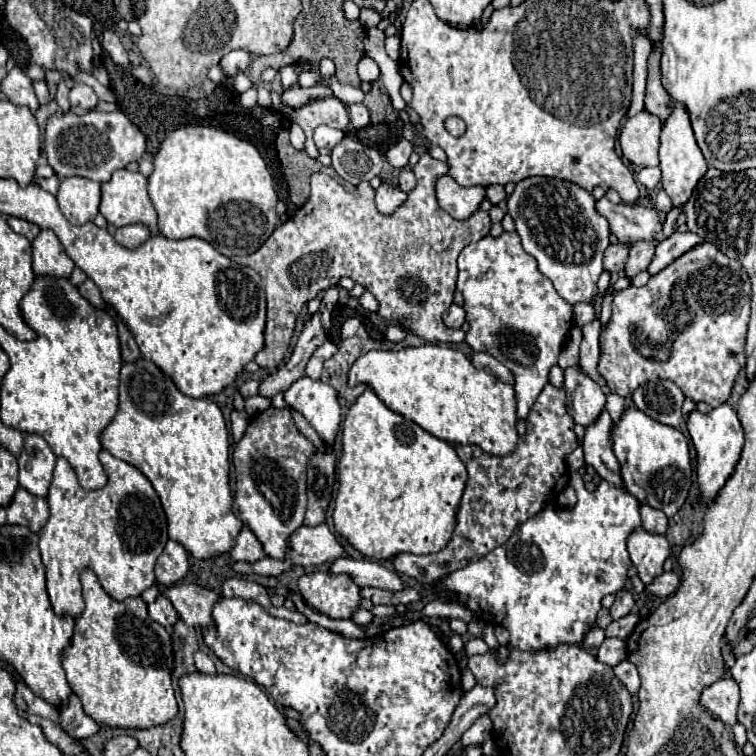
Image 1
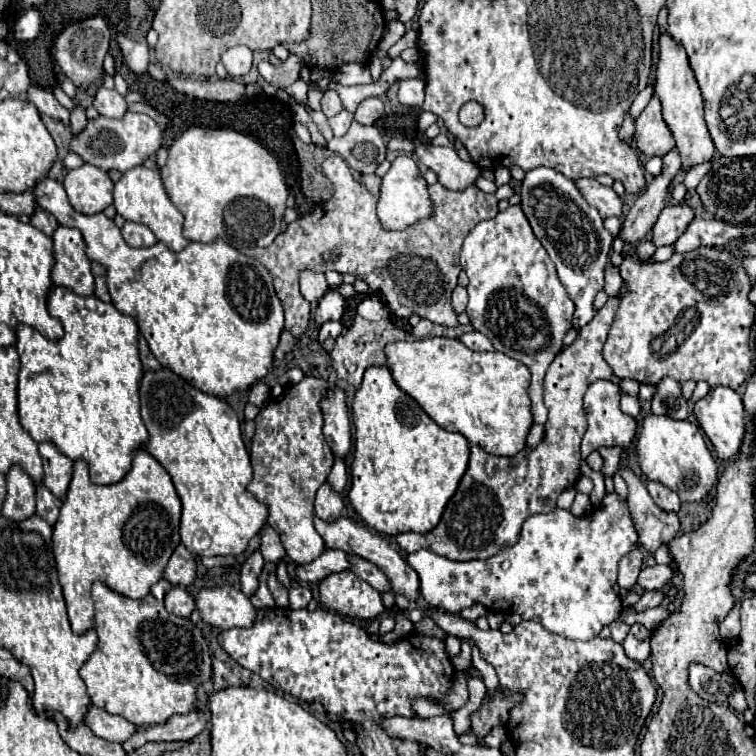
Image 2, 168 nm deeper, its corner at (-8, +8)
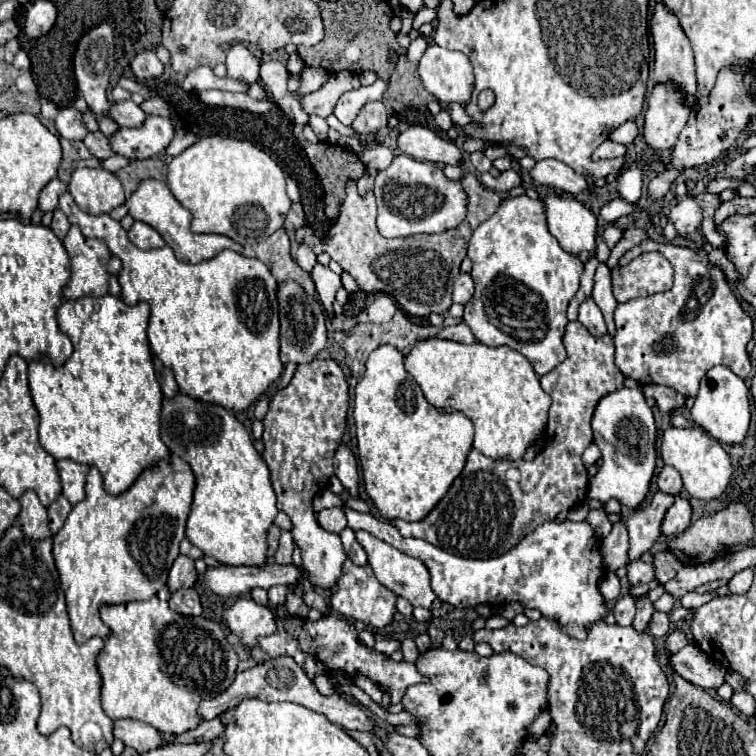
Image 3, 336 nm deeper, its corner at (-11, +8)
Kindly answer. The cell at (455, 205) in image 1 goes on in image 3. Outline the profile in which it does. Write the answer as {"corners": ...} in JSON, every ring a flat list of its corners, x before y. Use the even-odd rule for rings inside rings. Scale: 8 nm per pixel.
{"corners":[[408,127,398,137,398,147,402,153,430,163,442,163,442,165,460,165,462,151,446,139,440,139,432,129,428,127]]}

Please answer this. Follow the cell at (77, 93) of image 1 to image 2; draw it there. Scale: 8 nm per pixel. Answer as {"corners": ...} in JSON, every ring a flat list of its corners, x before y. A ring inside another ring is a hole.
{"corners":[[99,87,97,95,95,95,95,101,93,101,93,107,103,117,111,117,111,119,123,117,127,113,125,99,115,89,105,89,105,87]]}

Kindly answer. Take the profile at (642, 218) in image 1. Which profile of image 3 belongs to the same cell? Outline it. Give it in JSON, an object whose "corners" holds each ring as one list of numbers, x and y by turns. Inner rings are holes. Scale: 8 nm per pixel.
{"corners":[[556,159,538,161,536,167,530,171,530,175,536,183,564,191,564,193,580,195,580,193,590,191,590,183,584,175,574,173,568,165,564,165,562,161,556,161]]}

